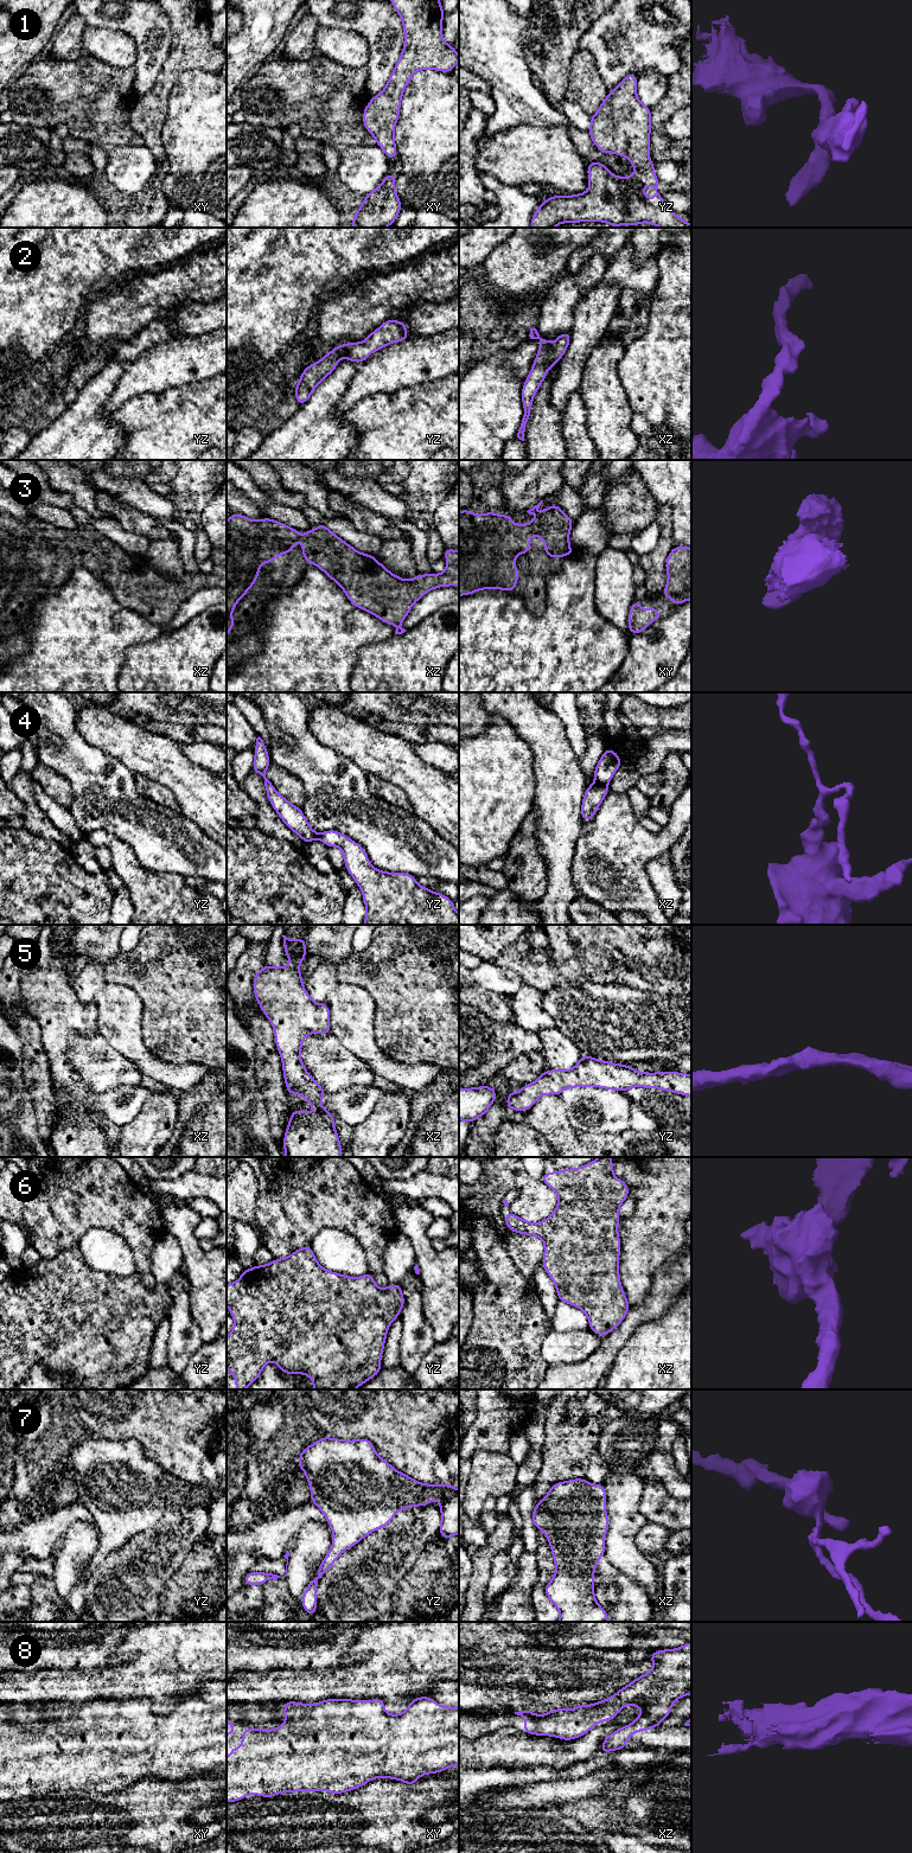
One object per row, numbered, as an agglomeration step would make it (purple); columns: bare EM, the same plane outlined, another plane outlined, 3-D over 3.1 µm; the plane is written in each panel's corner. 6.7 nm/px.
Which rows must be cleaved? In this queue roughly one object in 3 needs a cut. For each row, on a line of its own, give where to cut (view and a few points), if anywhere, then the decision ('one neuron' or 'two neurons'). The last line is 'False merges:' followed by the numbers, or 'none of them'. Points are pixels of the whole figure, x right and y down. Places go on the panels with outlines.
1: no cut; one neuron
2: no cut; one neuron
3: no cut; one neuron
4: cut in xz along (597, 783), (606, 786); two neurons
5: no cut; one neuron
6: no cut; one neuron
7: no cut; one neuron
8: no cut; one neuron
False merges: 4

